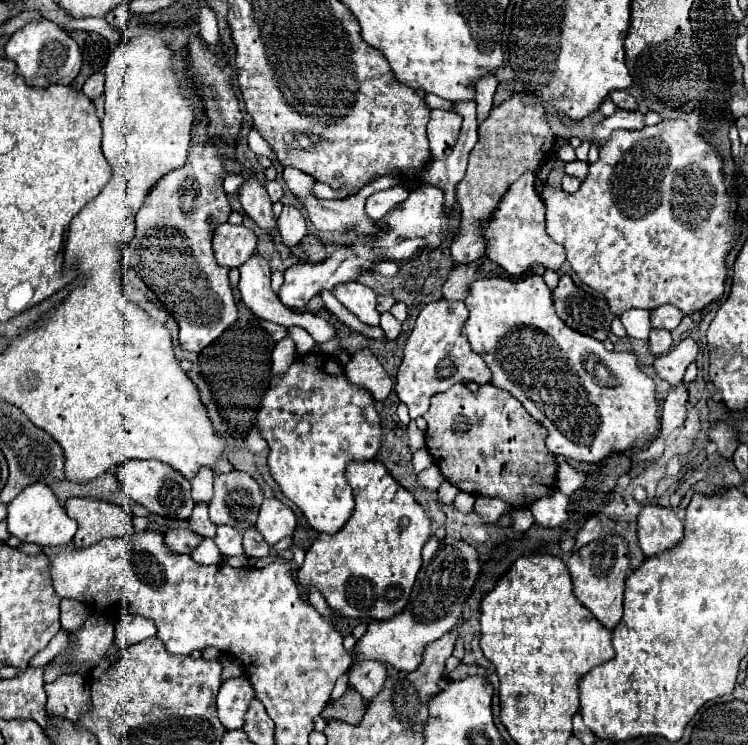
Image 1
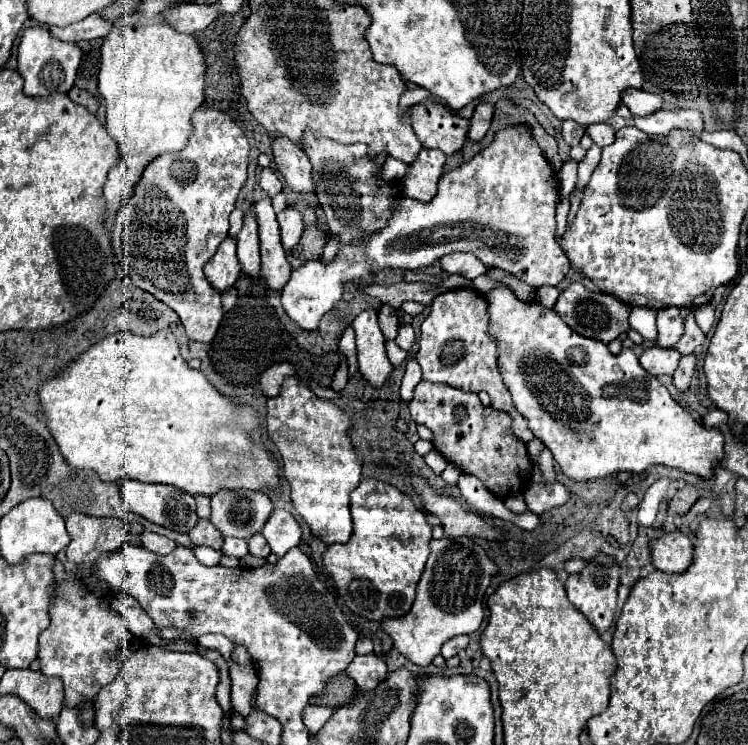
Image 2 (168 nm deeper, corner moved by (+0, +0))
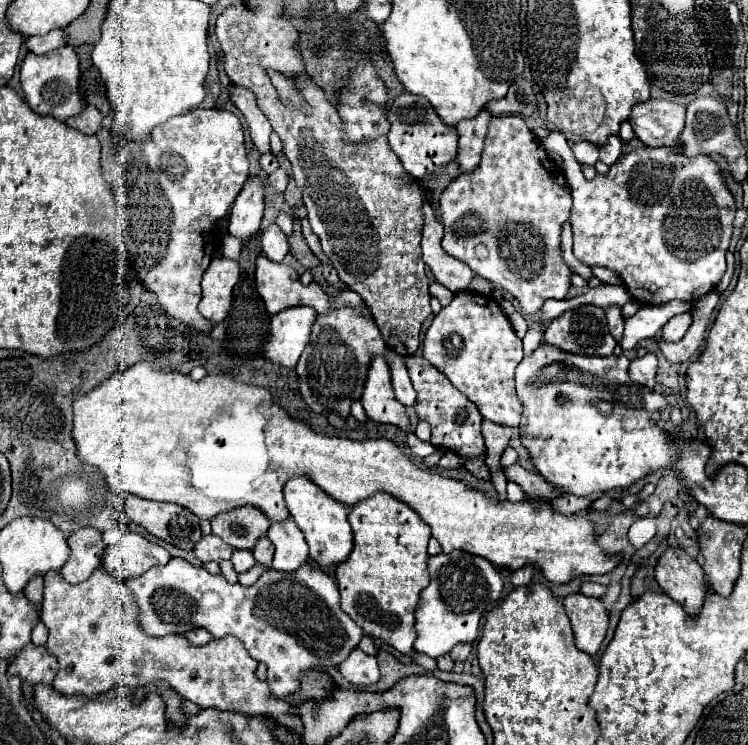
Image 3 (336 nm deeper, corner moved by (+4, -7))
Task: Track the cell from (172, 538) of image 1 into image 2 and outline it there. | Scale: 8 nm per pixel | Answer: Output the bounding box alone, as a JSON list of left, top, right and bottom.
[141,531,177,555]

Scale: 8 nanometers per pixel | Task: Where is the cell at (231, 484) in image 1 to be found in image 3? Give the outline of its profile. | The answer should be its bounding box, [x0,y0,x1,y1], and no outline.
[211,506,271,550]

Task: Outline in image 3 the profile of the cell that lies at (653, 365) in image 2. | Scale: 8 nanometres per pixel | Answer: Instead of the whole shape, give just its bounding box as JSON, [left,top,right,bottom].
[629,352,657,388]

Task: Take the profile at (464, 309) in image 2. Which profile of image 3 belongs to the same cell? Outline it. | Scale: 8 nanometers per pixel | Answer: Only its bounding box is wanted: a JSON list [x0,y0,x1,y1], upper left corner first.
[423,292,523,428]

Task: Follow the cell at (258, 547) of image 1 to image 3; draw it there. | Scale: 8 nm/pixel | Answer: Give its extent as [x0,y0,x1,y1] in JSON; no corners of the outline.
[253,538,275,568]

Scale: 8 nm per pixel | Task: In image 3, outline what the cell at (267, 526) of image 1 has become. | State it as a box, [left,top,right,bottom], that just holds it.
[267,518,309,572]

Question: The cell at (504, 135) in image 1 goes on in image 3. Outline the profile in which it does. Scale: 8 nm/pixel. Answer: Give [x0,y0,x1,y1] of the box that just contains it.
[423,192,473,294]

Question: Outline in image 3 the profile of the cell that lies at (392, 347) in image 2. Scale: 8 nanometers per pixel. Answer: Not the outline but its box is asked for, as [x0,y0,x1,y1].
[391,354,417,406]

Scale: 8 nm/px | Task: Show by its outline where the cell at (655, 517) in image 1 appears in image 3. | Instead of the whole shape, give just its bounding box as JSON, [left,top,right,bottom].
[655,548,707,618]

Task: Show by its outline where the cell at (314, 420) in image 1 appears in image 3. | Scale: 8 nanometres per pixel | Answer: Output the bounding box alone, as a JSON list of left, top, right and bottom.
[283,476,353,566]

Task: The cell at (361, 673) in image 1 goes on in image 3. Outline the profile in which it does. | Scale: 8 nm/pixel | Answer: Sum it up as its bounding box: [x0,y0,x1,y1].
[339,648,379,688]

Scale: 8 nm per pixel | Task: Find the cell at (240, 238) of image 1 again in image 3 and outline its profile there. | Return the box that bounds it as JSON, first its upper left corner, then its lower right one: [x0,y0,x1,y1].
[199,258,239,324]

